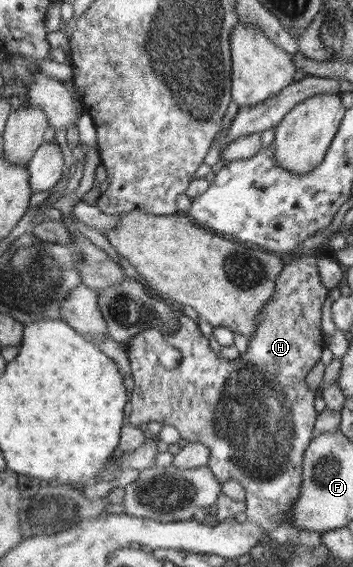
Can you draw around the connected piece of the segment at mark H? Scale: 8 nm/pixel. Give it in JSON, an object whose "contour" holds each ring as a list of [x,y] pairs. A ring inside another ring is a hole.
{"contour":[[[302,255],[298,259],[294,259],[289,264],[284,265],[284,270],[280,272],[280,278],[276,280],[276,292],[272,294],[272,300],[264,306],[264,312],[260,314],[260,322],[256,322],[256,332],[249,338],[247,350],[240,354],[236,362],[231,362],[224,358],[221,354],[216,354],[210,348],[208,339],[202,335],[200,330],[196,328],[196,319],[190,312],[180,312],[180,328],[174,333],[165,333],[154,328],[148,328],[142,330],[132,338],[127,344],[128,359],[130,361],[130,367],[132,369],[132,378],[134,381],[134,388],[129,394],[129,409],[127,410],[126,422],[131,426],[139,427],[143,422],[162,422],[162,425],[170,425],[178,429],[180,437],[186,439],[188,443],[201,443],[204,444],[210,452],[209,462],[207,468],[211,470],[214,477],[223,484],[223,482],[229,480],[237,480],[240,482],[244,490],[246,491],[245,501],[245,513],[242,516],[256,525],[264,527],[264,531],[268,531],[268,536],[278,542],[278,544],[288,544],[288,546],[308,546],[308,548],[316,548],[322,544],[320,532],[308,532],[308,530],[296,530],[292,518],[290,518],[289,511],[292,506],[296,506],[297,497],[300,495],[302,485],[302,472],[303,472],[303,457],[305,456],[305,450],[308,449],[310,442],[316,436],[315,422],[318,416],[318,412],[314,409],[315,392],[312,392],[307,386],[306,376],[318,362],[321,361],[321,356],[325,346],[325,340],[322,333],[322,304],[326,300],[328,294],[328,288],[322,283],[320,278],[320,270],[318,269],[318,259],[314,256]],[[166,346],[174,346],[178,348],[182,358],[180,363],[173,370],[165,369],[160,360],[158,354]]]}

